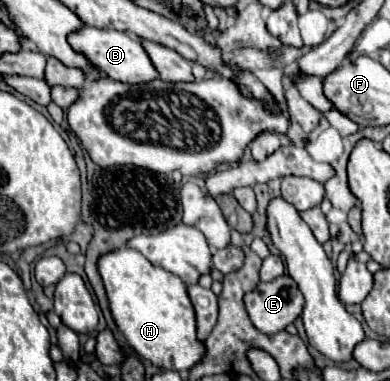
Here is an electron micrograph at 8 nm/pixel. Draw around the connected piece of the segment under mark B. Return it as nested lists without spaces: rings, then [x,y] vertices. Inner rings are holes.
[[[82,26],[80,30],[68,34],[68,42],[74,52],[84,54],[86,60],[98,72],[108,76],[110,80],[124,82],[124,84],[142,84],[142,82],[150,82],[150,80],[158,78],[158,72],[154,70],[148,54],[144,52],[142,44],[138,40],[134,40],[132,34],[118,32],[118,30],[98,30],[92,26]]]

